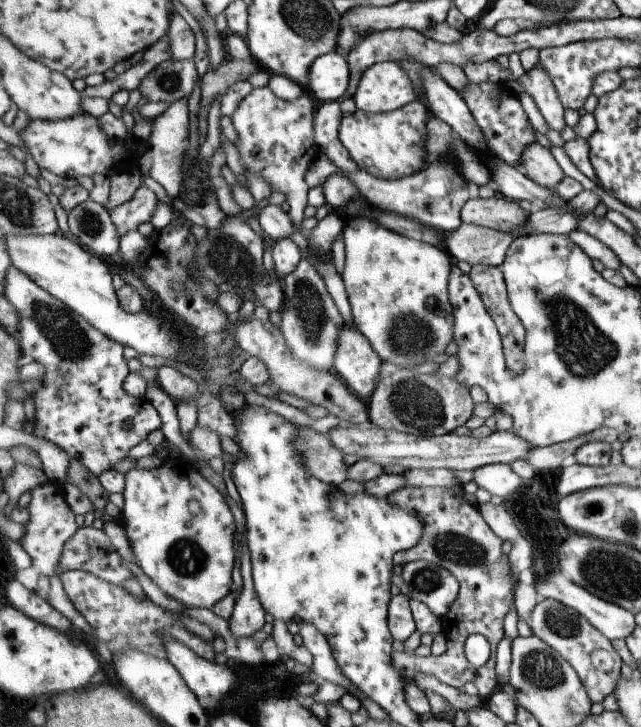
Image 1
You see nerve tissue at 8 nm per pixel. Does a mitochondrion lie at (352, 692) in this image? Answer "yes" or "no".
no

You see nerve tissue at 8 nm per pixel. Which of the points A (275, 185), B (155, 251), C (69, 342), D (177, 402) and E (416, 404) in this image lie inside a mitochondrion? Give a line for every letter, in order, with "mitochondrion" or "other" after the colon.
A: other
B: other
C: mitochondrion
D: other
E: mitochondrion

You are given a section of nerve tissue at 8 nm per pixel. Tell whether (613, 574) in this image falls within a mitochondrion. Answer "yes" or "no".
yes

